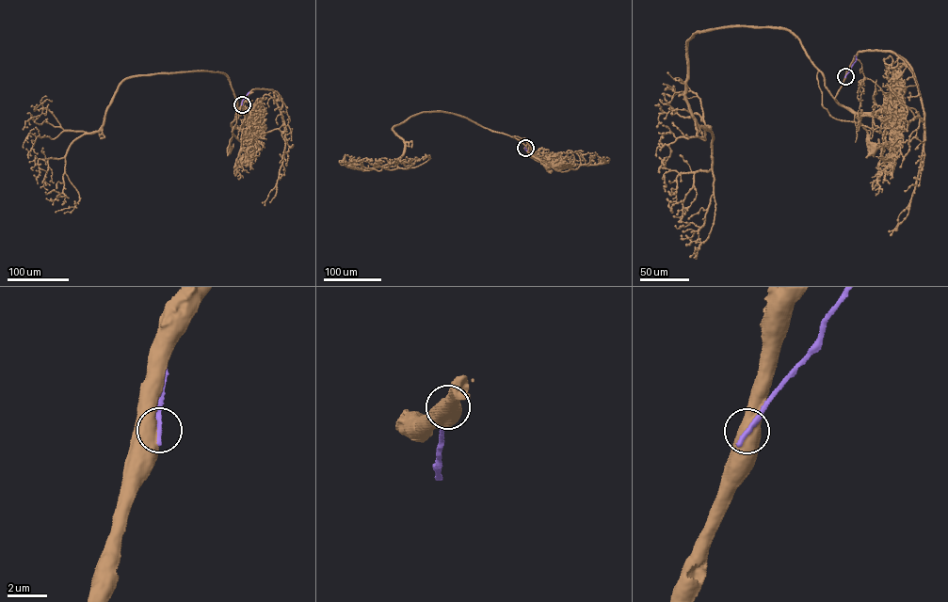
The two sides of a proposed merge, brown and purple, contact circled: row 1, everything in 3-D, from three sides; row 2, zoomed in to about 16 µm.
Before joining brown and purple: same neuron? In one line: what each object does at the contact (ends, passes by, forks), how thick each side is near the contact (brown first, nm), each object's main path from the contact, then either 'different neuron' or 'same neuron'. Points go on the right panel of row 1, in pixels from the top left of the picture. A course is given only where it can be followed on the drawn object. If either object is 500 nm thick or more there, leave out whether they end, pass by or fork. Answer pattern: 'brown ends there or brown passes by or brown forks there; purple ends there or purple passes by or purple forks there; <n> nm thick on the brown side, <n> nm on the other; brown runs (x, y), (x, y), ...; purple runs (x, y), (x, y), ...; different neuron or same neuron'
750 nm thick on the brown side, 300 nm on the other; brown runs (844, 76), (835, 100), (854, 114), (874, 148); purple runs (845, 76), (856, 55); different neuron

